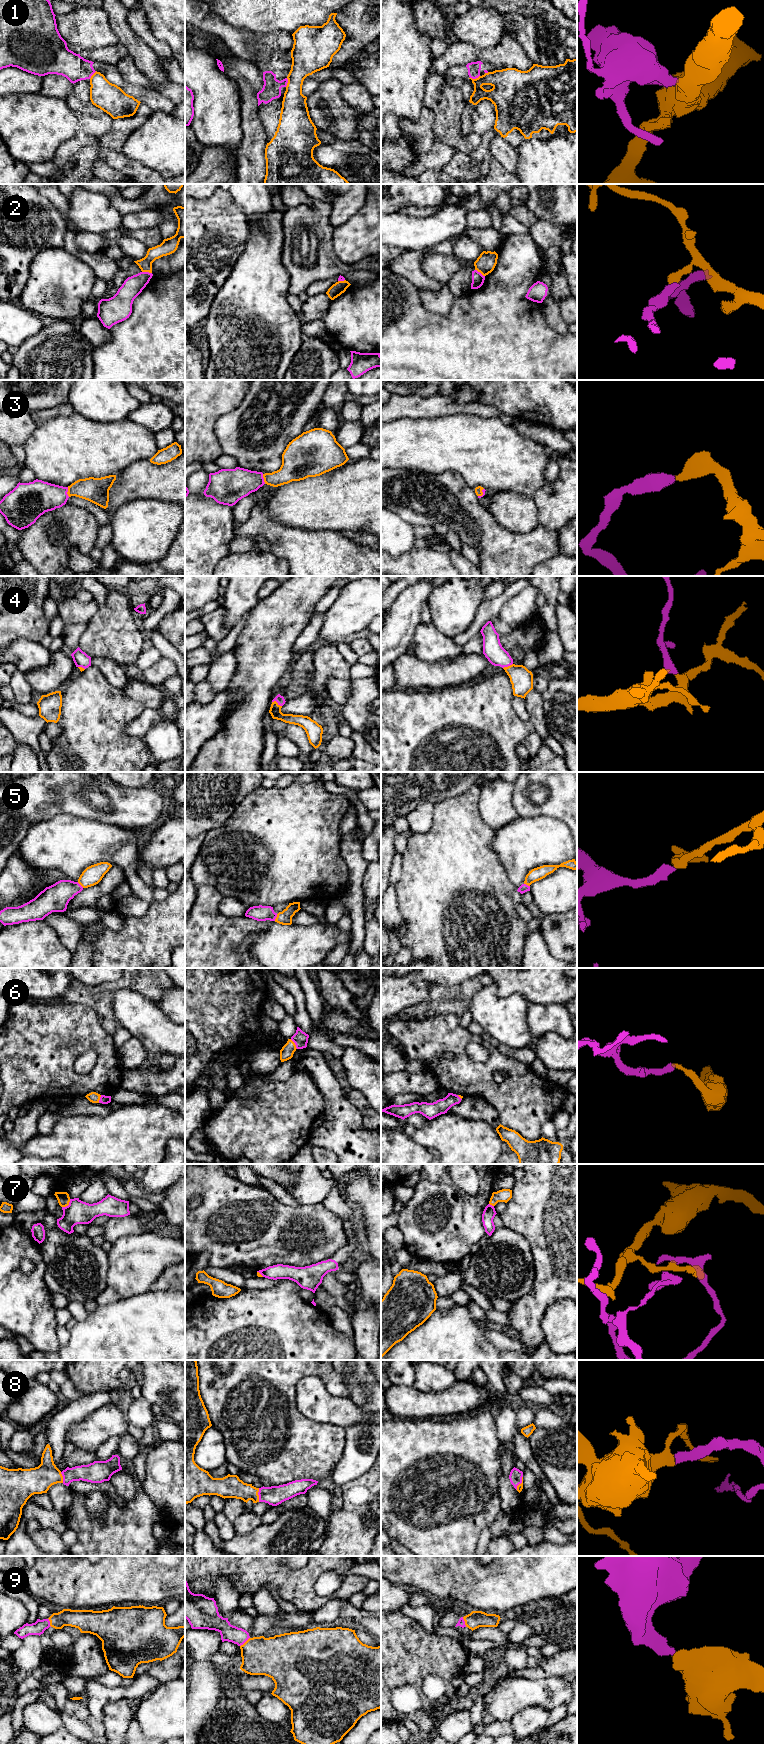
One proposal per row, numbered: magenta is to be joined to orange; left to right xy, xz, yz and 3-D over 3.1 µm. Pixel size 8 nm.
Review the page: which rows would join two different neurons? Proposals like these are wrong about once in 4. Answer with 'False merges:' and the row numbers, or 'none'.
False merges: 1, 2, 7

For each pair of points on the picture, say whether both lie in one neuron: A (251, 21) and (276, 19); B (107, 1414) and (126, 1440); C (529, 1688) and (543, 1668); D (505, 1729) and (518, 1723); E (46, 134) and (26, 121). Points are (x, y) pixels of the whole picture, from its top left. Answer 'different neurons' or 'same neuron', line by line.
A: same neuron
B: different neurons
C: different neurons
D: different neurons
E: same neuron

